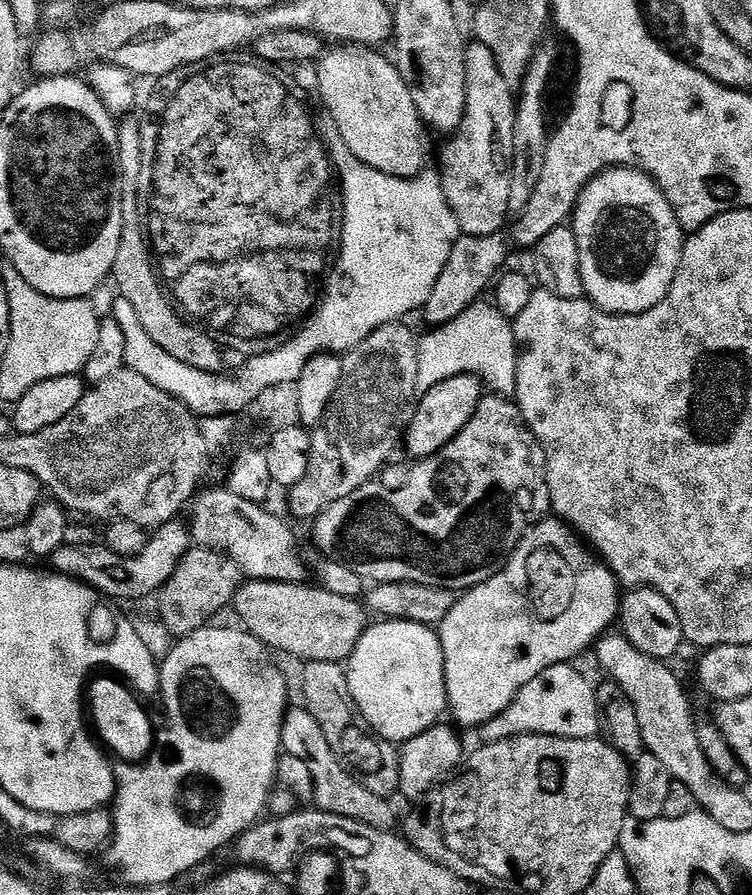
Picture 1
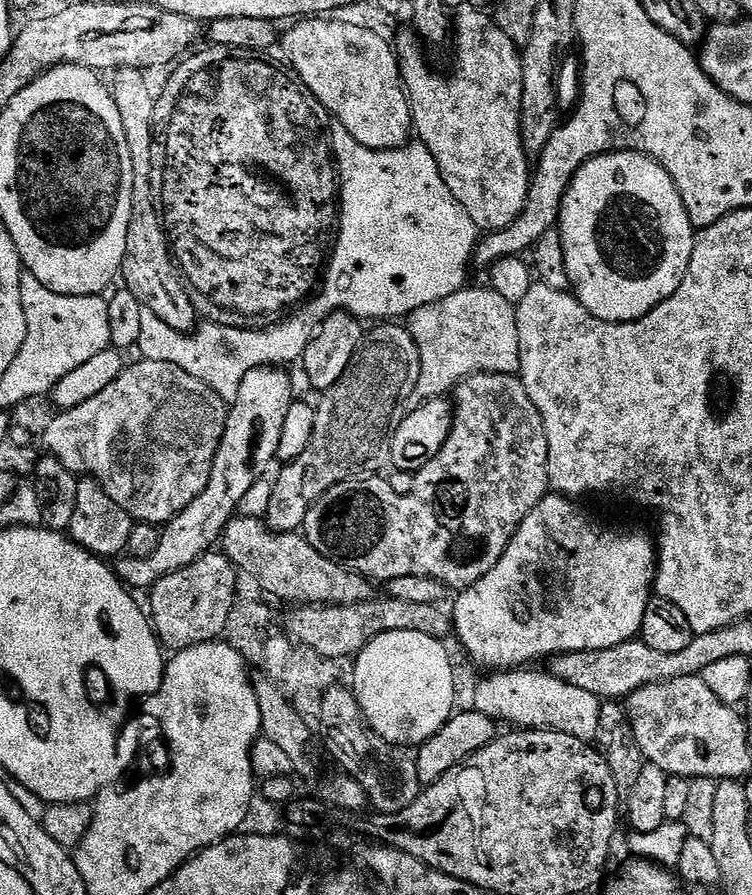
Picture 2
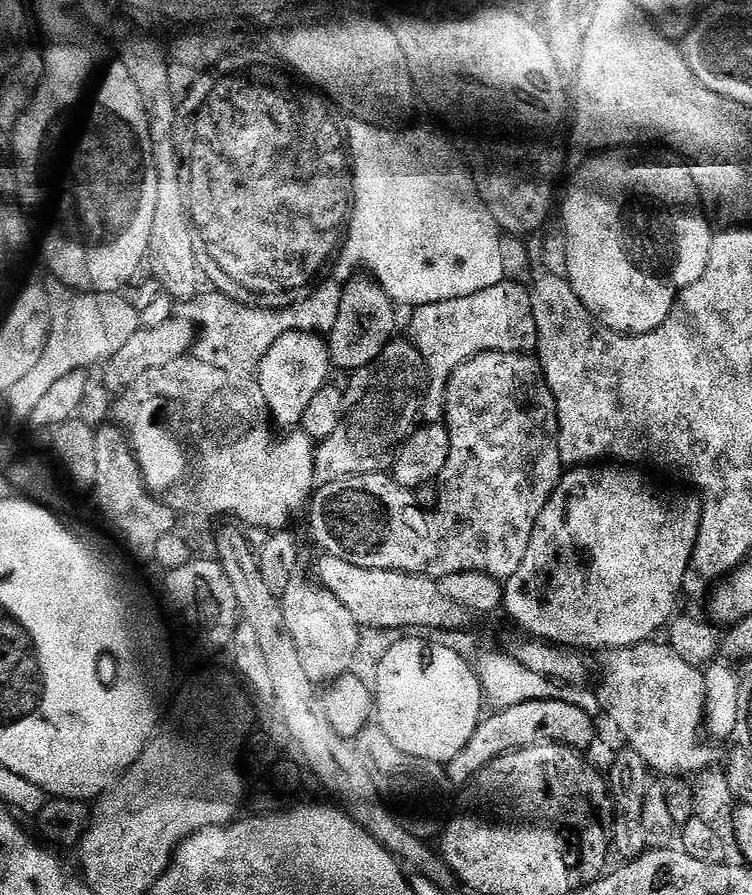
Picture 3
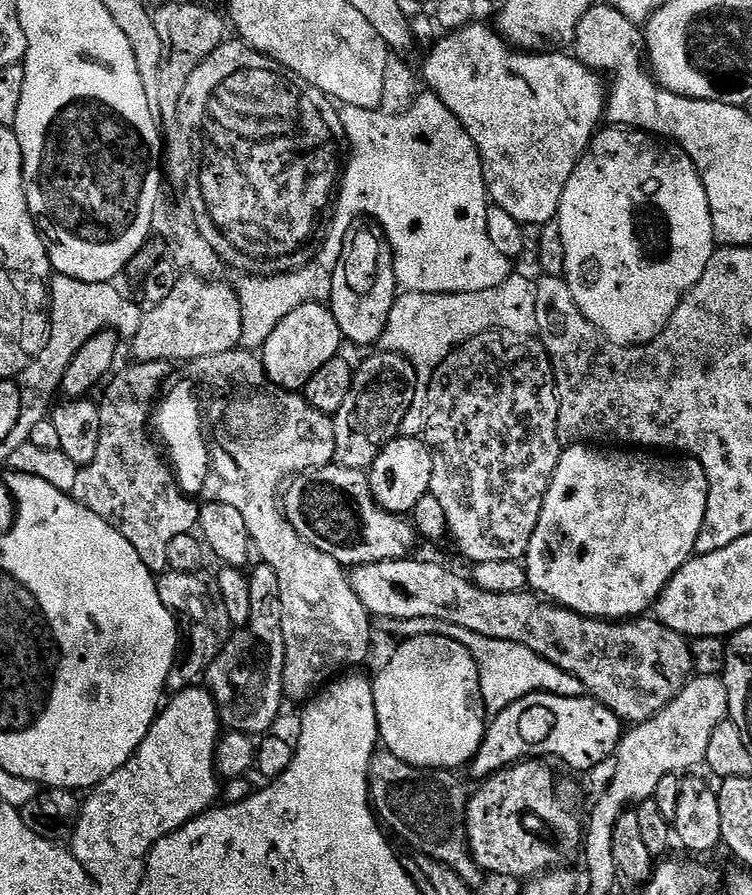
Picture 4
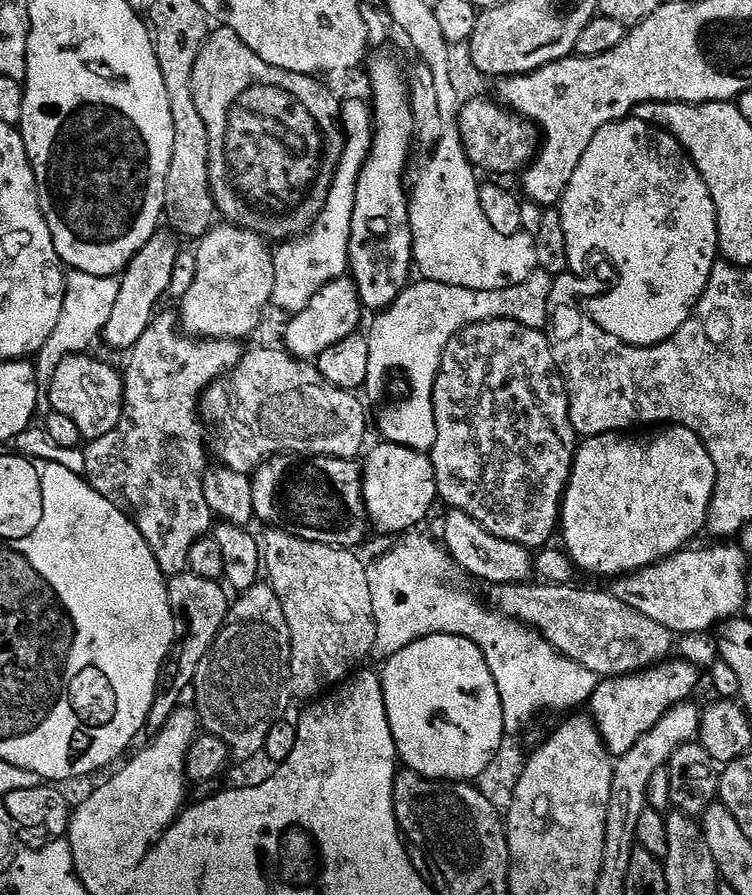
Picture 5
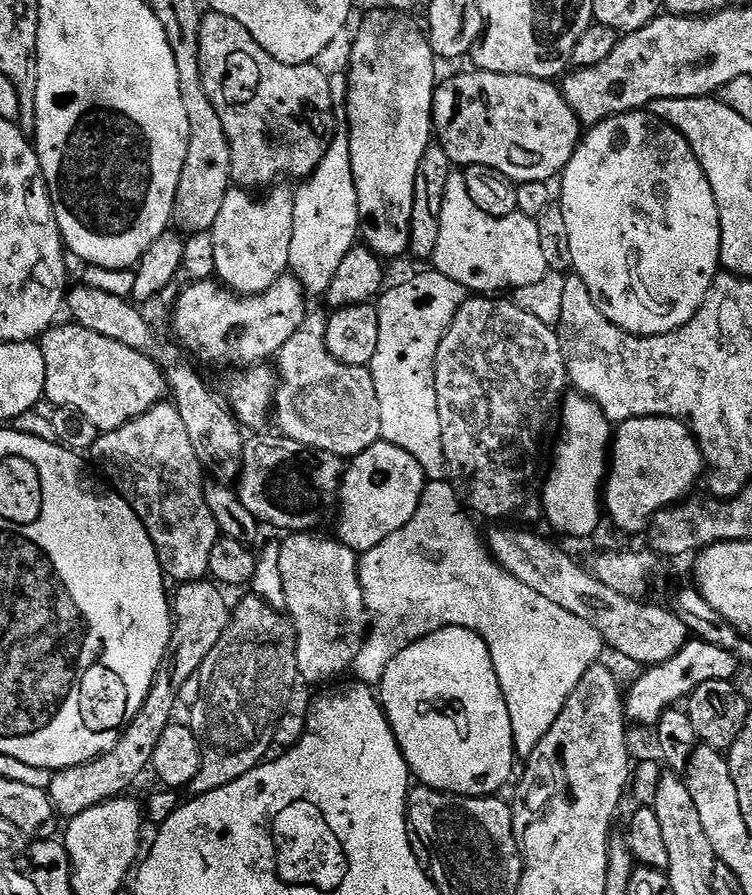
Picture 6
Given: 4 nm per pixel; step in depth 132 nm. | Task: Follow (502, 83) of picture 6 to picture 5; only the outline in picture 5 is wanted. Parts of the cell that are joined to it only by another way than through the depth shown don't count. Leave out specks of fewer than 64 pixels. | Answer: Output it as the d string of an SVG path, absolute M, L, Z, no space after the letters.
M495 99L492 100L472 100L469 104L467 101L459 109L458 135L464 146L467 163L481 173L516 171L519 173L537 156L538 128L530 120L513 114Z

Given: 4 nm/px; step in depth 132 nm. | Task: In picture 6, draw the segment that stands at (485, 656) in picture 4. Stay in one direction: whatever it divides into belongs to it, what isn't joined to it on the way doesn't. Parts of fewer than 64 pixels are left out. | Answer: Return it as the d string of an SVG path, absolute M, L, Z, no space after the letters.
M447 479L425 483L416 513L402 526L402 530L390 534L390 538L359 557L361 592L364 595L364 611L370 617L370 627L350 668L353 673L356 671L355 679L359 683L376 686L393 658L423 636L453 626L478 634L490 650L490 658L506 698L506 710L510 710L516 755L526 758L538 742L546 738L546 730L550 730L558 714L562 714L562 706L582 680L582 674L586 674L588 667L603 657L600 655L606 652L606 645L602 634L598 634L590 622L582 622L582 618L574 618L574 614L562 610L562 606L554 606L554 602L518 582L514 574L493 560L482 536L476 533L475 526L468 519L469 513L462 507L460 497Z

